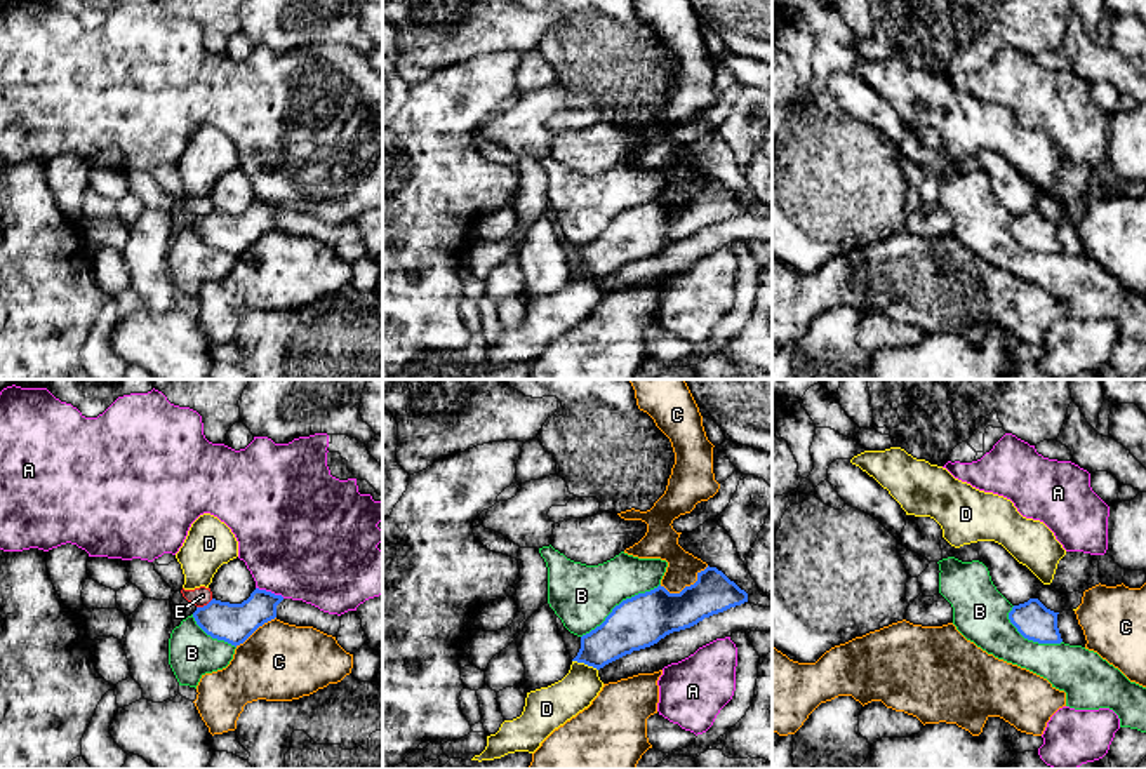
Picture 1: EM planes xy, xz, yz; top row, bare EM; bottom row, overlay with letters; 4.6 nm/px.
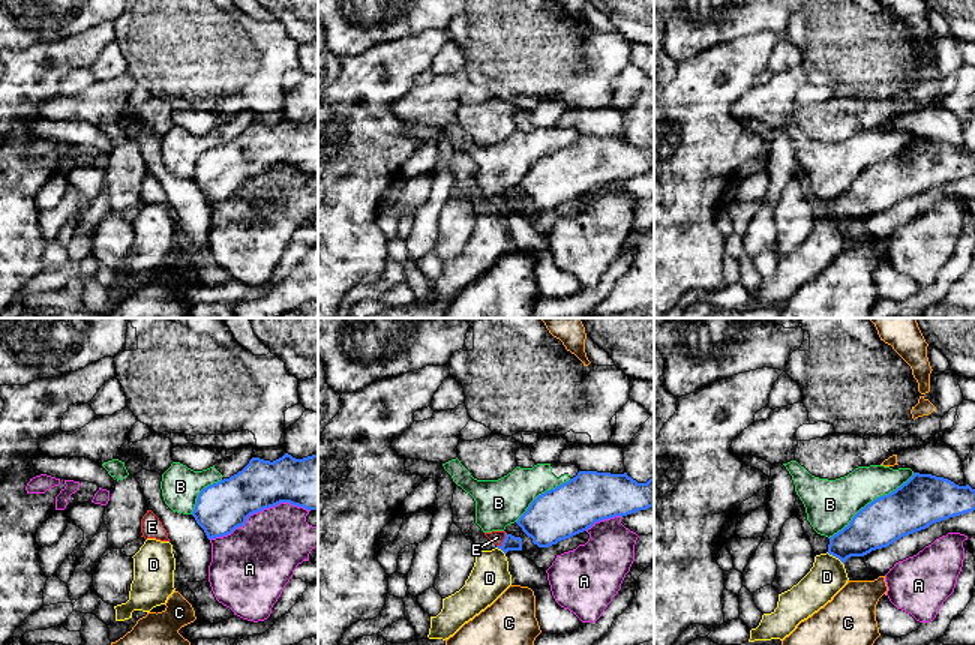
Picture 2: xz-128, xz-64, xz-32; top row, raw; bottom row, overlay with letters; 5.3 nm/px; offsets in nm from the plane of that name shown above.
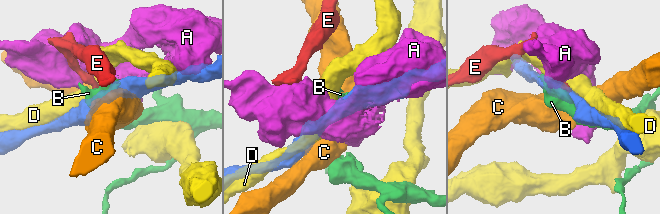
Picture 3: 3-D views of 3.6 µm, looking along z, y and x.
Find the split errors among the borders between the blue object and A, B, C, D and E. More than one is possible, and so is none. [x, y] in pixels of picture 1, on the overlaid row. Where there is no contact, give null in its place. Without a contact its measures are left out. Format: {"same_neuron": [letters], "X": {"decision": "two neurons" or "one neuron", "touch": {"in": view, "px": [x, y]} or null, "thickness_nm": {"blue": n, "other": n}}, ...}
{"same_neuron": [], "A": {"decision": "two neurons", "touch": {"in": "xy", "px": [270, 592]}, "thickness_nm": {"blue": 190, "other": 480}}, "B": {"decision": "two neurons", "touch": {"in": "xz", "px": [621, 602]}, "thickness_nm": {"blue": 240, "other": 300}}, "C": {"decision": "two neurons", "touch": {"in": "xz", "px": [686, 587]}, "thickness_nm": {"blue": 240, "other": 160}}, "D": {"decision": "two neurons", "touch": {"in": "xz", "px": [585, 663]}, "thickness_nm": {"blue": 220, "other": 190}}, "E": {"decision": "two neurons", "touch": {"in": "xy", "px": [204, 606]}, "thickness_nm": {"blue": 190, "other": 90}}}

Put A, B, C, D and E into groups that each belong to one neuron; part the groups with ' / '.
A / B / C / D / E

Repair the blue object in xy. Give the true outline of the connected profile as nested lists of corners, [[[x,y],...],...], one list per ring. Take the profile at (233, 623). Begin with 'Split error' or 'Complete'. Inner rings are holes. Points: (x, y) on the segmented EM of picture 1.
Complete. [[[256,588],[242,604],[212,598],[207,605],[197,607],[193,618],[207,635],[237,647],[277,618],[277,605],[282,600],[282,595]]]

